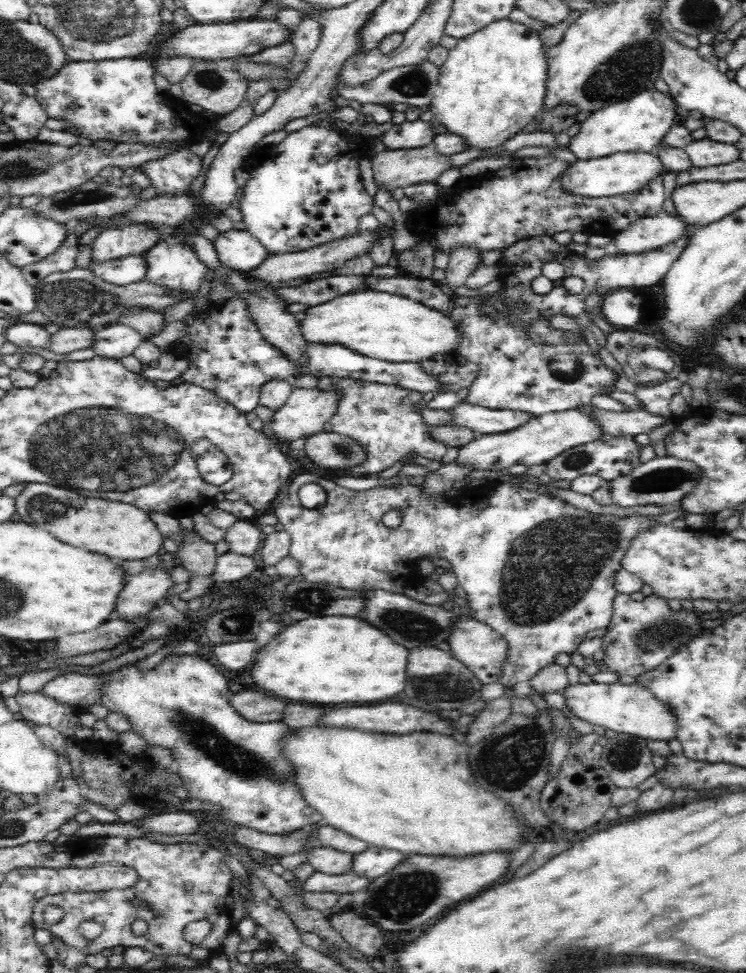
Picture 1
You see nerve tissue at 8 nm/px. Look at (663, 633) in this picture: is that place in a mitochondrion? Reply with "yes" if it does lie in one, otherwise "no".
yes

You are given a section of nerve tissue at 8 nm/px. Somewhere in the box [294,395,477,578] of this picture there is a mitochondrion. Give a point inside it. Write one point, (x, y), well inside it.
(342, 449)

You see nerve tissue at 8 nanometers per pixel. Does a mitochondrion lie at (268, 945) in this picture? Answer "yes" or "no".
no

